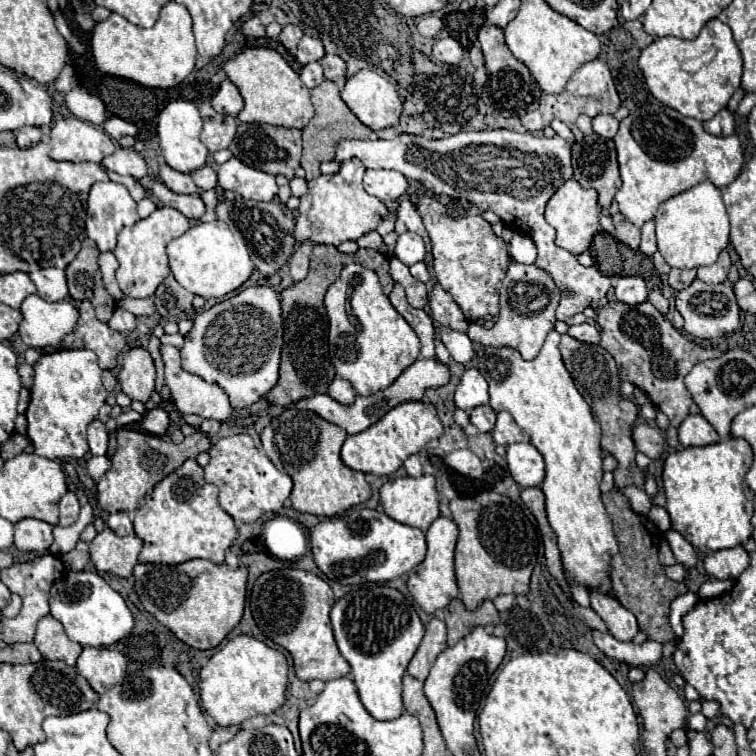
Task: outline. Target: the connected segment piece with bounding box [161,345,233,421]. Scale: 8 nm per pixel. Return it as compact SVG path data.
M161 345L161 357L165 363L165 385L171 389L173 401L177 405L177 409L187 415L187 413L195 413L203 419L217 419L217 421L225 421L231 417L231 403L227 401L227 393L223 393L223 389L219 389L219 385L207 383L201 377L187 373L181 367L181 359L179 359L179 349L171 347L171 345Z

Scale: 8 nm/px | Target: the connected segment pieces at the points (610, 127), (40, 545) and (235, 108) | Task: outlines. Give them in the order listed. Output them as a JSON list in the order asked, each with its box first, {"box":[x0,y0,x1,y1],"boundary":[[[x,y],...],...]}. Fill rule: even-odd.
[{"box":[593,115,619,139],"boundary":[[[597,115],[593,119],[593,131],[605,139],[613,139],[617,133],[619,121],[613,115]]]},{"box":[15,519,53,553],"boundary":[[[21,519],[15,523],[15,547],[19,551],[45,553],[53,543],[53,525],[35,519]]]},{"box":[211,79,243,115],"boundary":[[[225,79],[217,91],[217,95],[213,95],[211,105],[215,111],[219,113],[227,113],[227,115],[237,115],[243,109],[243,97],[239,93],[239,89]]]}]

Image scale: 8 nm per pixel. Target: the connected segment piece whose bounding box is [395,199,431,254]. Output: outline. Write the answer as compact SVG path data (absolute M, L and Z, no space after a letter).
M405 199L399 203L399 209L397 209L397 221L395 221L395 231L397 233L405 233L405 231L413 231L417 235L421 235L425 239L427 254L431 253L431 244L429 237L427 237L427 231L423 227L423 221L421 221L421 215L415 207L413 201Z

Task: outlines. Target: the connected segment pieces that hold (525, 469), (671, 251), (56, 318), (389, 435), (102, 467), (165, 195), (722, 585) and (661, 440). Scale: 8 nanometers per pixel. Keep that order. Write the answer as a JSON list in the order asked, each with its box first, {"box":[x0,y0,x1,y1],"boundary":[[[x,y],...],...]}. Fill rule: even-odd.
[{"box":[507,443,545,489],"boundary":[[[511,443],[507,447],[507,465],[511,477],[525,489],[541,485],[545,477],[545,463],[541,453],[531,443]]]},{"box":[657,181,729,269],"boundary":[[[701,181],[689,191],[683,191],[661,203],[657,215],[657,247],[665,261],[677,269],[693,269],[711,265],[729,243],[729,215],[723,205],[721,189],[711,181]]]},{"box":[19,295,79,349],"boundary":[[[29,295],[21,303],[23,321],[19,325],[19,335],[23,343],[33,349],[47,345],[59,347],[63,337],[77,327],[79,311],[69,301],[49,303],[39,295]]]},{"box":[341,401,443,475],"boundary":[[[409,401],[385,413],[381,421],[361,431],[359,435],[347,437],[341,447],[341,459],[353,471],[373,473],[373,475],[393,475],[409,455],[419,453],[429,441],[439,439],[441,435],[443,435],[443,425],[437,417],[435,407],[425,401],[417,403]]]},{"box":[87,455,111,483],"boundary":[[[103,455],[103,457],[91,457],[87,461],[87,473],[93,479],[93,483],[97,483],[101,479],[101,475],[105,475],[111,467],[111,455]]]},{"box":[141,177,205,219],"boundary":[[[145,177],[141,179],[141,185],[153,193],[155,199],[161,201],[161,205],[167,205],[167,207],[173,207],[177,211],[181,211],[187,219],[201,219],[201,215],[205,213],[205,203],[199,195],[191,197],[191,195],[179,195],[179,193],[173,193],[171,189],[167,189],[163,183],[151,179],[151,177]]]},{"box":[699,579,733,599],"boundary":[[[725,579],[725,581],[705,581],[701,587],[699,587],[699,597],[701,599],[711,599],[711,597],[717,597],[721,593],[727,593],[731,589],[733,581]]]},{"box":[633,423,665,459],"boundary":[[[639,423],[633,429],[633,441],[637,451],[645,453],[651,459],[657,459],[663,453],[663,445],[665,445],[665,435],[659,427],[651,425],[651,423]]]}]

